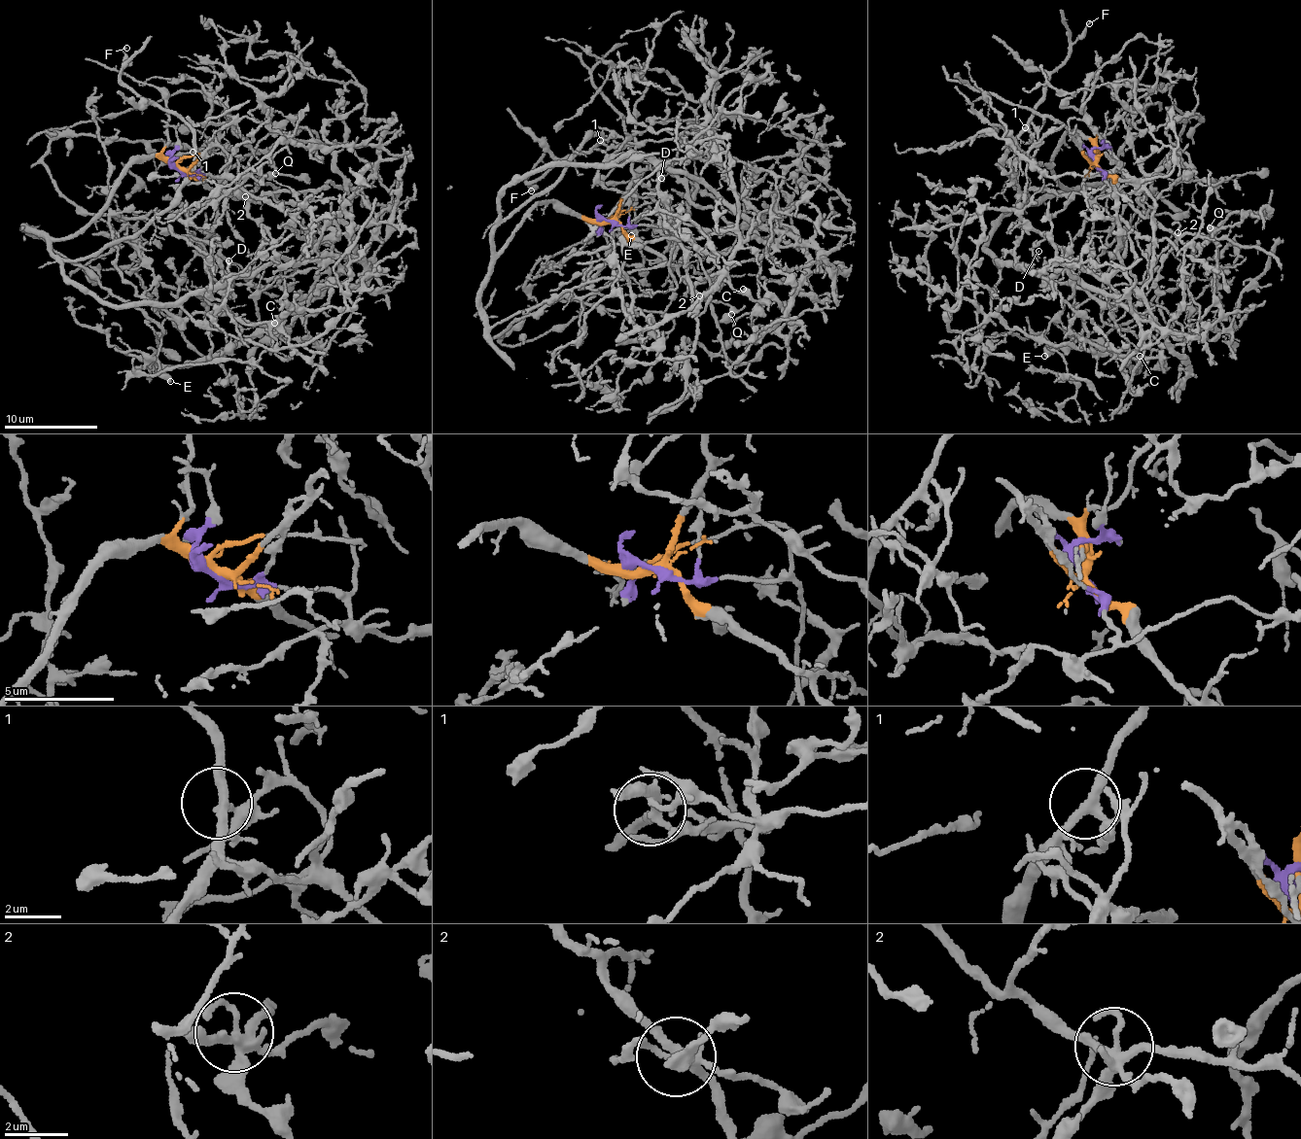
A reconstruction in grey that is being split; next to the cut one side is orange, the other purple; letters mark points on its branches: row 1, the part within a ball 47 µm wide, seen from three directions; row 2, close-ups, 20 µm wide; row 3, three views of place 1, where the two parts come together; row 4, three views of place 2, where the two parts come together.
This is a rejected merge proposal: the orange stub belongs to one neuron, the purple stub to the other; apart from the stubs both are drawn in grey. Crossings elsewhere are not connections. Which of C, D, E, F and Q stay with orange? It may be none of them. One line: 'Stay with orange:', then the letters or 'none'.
Stay with orange: D, E, F, Q

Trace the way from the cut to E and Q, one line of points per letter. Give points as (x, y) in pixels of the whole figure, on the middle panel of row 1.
E: (609, 221), (539, 203), (496, 257), (480, 315), (494, 326), (594, 279), (628, 281), (621, 243), (632, 235)
Q: (609, 221), (616, 222), (656, 250), (709, 304), (717, 323), (732, 313)

